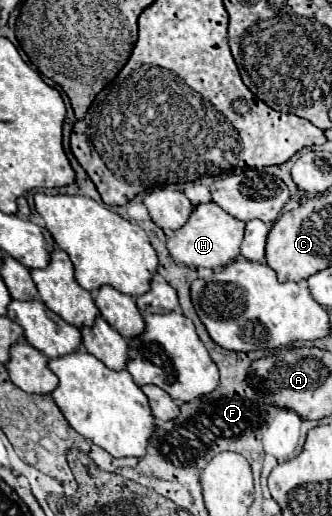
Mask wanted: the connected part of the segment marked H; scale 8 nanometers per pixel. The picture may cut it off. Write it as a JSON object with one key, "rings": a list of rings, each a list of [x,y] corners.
{"rings":[[[215,202],[199,204],[191,212],[189,220],[173,234],[167,236],[167,248],[169,256],[183,266],[193,268],[217,268],[227,266],[239,256],[239,246],[243,240],[245,222],[229,216],[225,210],[221,210]]]}

